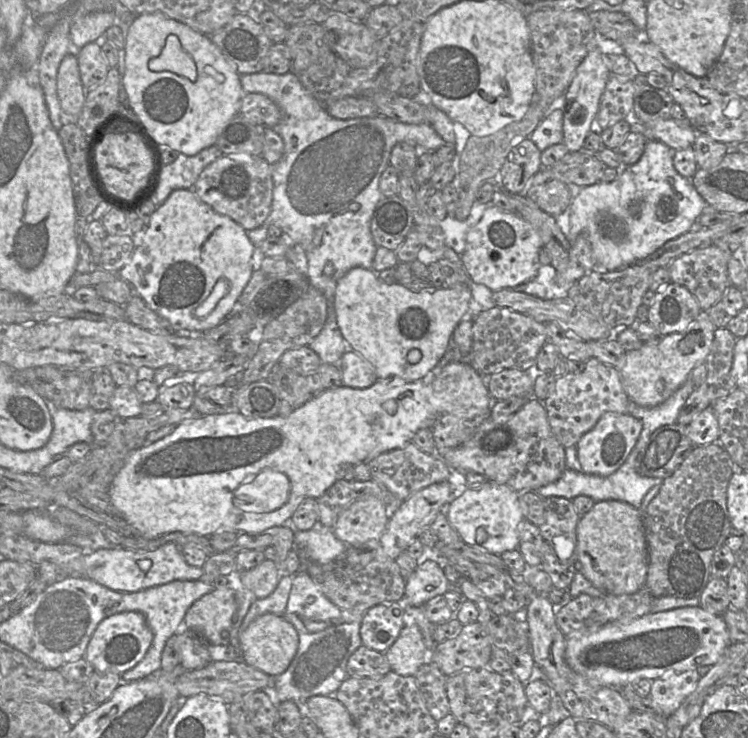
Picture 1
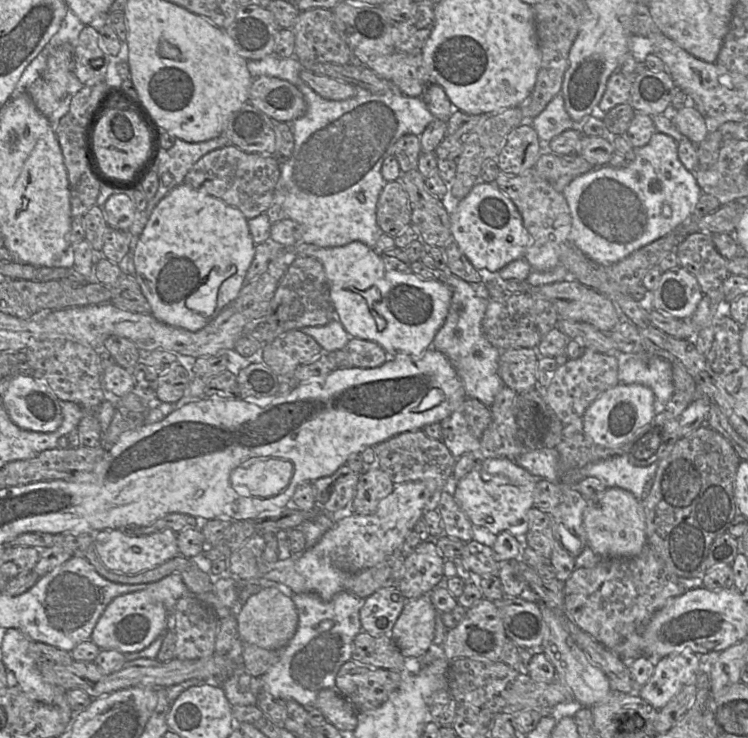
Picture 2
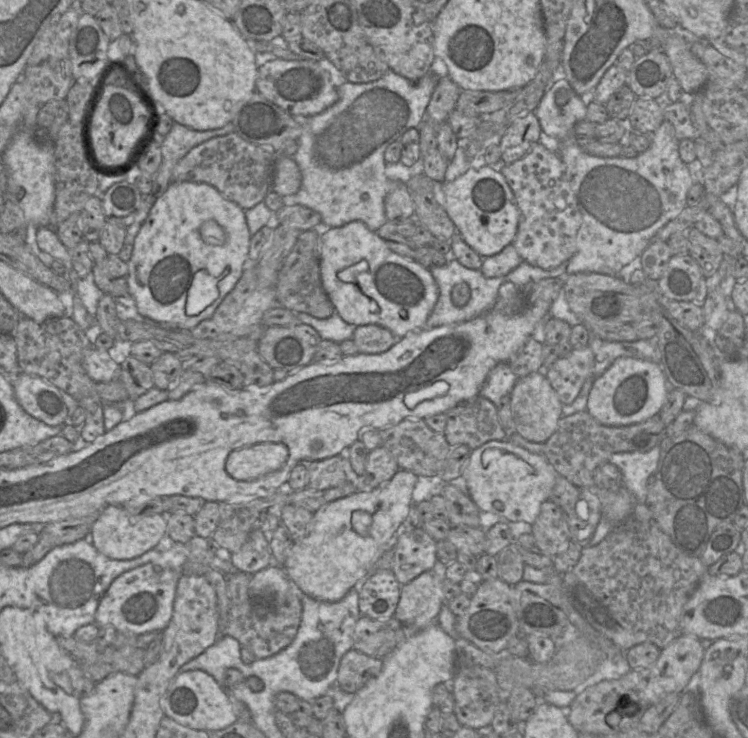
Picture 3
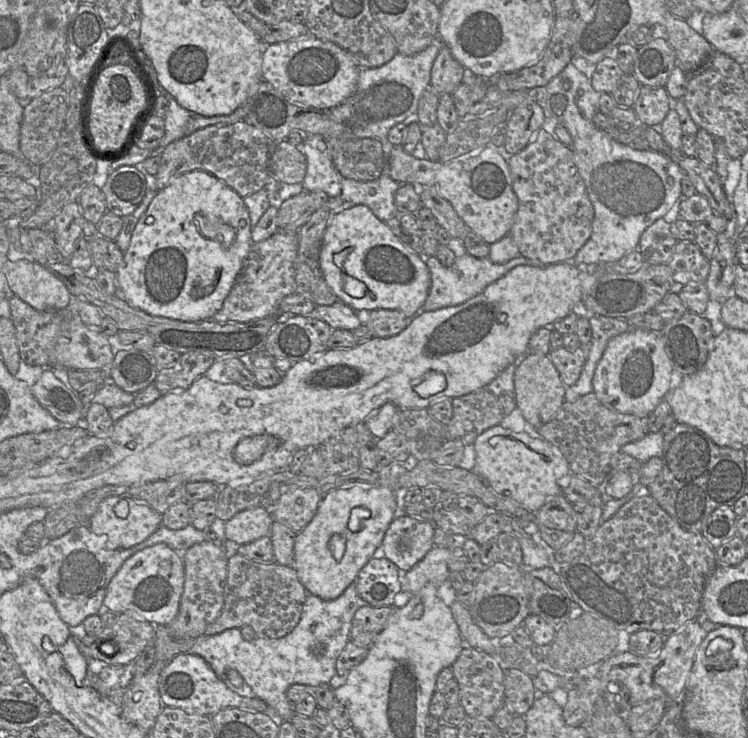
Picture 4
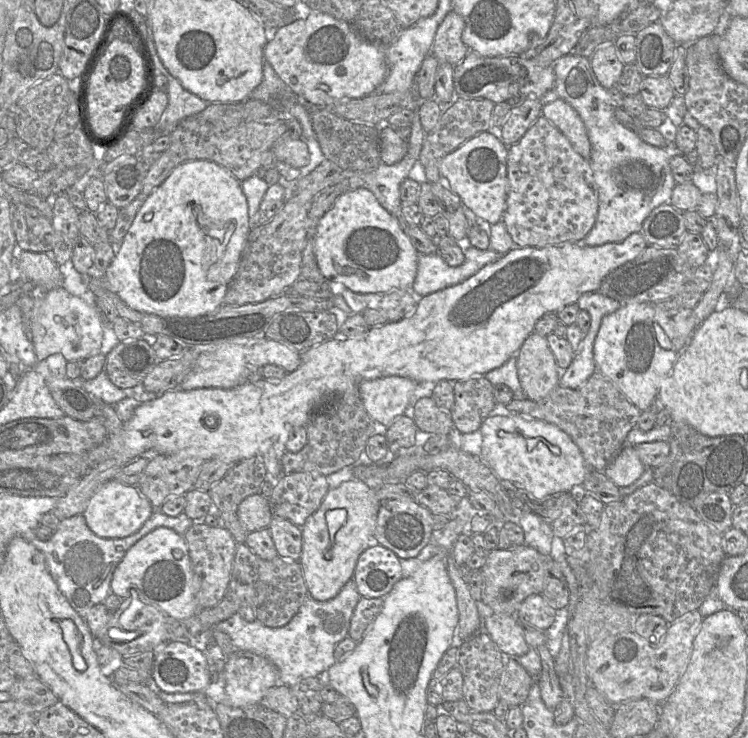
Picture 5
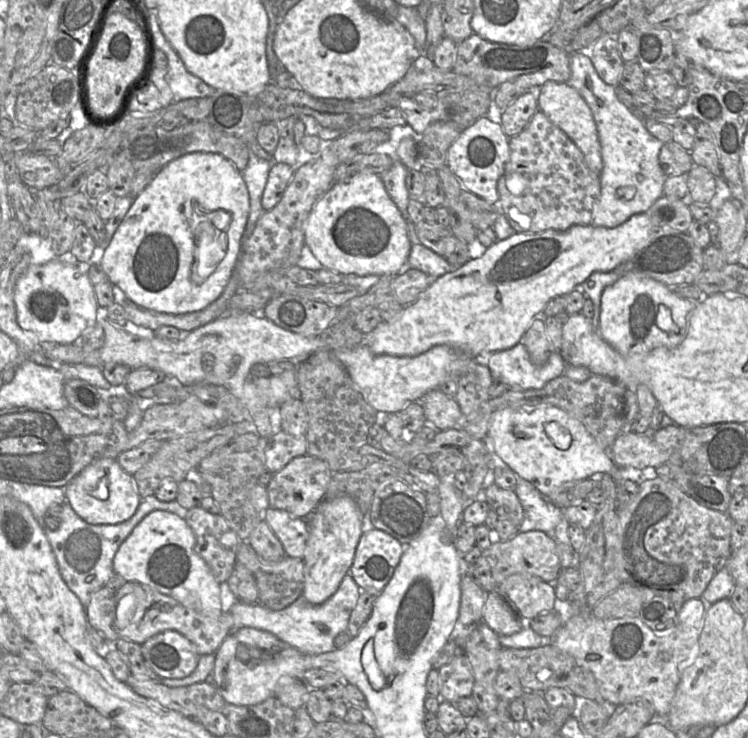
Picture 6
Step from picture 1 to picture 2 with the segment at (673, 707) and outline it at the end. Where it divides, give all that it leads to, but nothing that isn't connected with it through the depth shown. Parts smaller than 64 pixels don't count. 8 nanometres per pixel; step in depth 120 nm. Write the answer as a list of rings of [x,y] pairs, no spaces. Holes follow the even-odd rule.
[[[682,652],[669,655],[655,661],[654,672],[648,682],[638,688],[642,699],[647,701],[655,709],[660,710],[671,701],[685,686],[697,680],[697,674],[701,671],[700,657],[693,652]]]

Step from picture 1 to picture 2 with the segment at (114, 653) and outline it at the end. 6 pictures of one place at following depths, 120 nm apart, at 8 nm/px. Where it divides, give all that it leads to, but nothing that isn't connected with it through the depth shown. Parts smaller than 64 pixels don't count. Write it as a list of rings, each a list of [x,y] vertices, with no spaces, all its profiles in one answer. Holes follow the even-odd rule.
[[[145,590],[126,593],[115,597],[97,621],[91,640],[105,650],[117,650],[123,654],[138,652],[168,629],[169,614],[164,605],[151,597]]]

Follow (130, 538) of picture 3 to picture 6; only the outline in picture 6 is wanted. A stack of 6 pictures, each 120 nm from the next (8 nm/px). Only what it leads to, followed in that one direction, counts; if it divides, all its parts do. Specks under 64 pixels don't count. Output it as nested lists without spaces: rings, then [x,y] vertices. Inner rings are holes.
[[[96,457],[65,487],[66,501],[78,516],[89,524],[117,524],[131,518],[141,497],[133,476],[124,471],[117,458]]]

